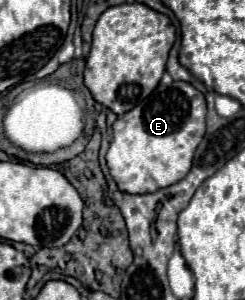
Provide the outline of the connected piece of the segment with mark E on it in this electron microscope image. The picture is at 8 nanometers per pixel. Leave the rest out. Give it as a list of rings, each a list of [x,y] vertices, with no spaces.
[[[176,80],[172,86],[160,84],[146,100],[136,104],[130,112],[116,118],[112,124],[112,144],[106,154],[106,164],[110,168],[110,176],[118,184],[122,192],[128,194],[148,194],[160,188],[166,188],[178,180],[182,180],[192,166],[194,150],[202,142],[206,130],[206,100],[204,94],[198,92],[192,84]]]

